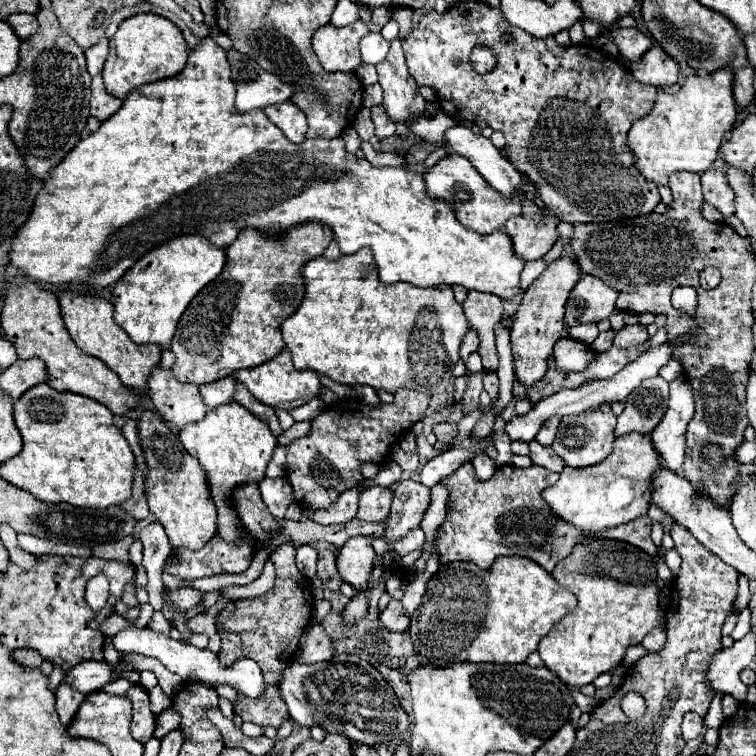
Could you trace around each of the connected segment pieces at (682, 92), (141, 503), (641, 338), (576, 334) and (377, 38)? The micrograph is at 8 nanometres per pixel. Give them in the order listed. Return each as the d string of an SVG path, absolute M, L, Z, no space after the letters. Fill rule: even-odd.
M720 68L714 74L688 76L676 94L660 90L652 112L638 120L628 132L628 144L636 156L636 166L648 182L666 186L668 176L676 170L704 172L714 164L722 138L732 130L736 120L732 84L734 72L730 68Z
M136 470L134 472L134 484L132 484L132 496L122 504L122 508L132 514L134 518L146 518L148 516L148 504L146 504L146 496L144 496L144 478L142 472Z
M634 324L634 326L624 326L620 332L616 332L614 336L614 346L618 348L638 348L648 340L648 332L646 326L642 324Z
M596 324L572 326L572 328L568 328L568 336L572 340L578 340L578 342L584 342L586 346L590 346L596 340L596 336L598 336L598 328L596 328Z
M368 32L366 38L360 40L360 52L362 52L362 60L366 64L378 64L388 54L388 42L382 38L382 34Z

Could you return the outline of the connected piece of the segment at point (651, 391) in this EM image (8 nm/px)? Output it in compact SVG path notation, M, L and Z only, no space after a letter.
M660 376L642 380L634 392L626 398L626 408L618 416L614 434L624 436L630 432L650 434L662 420L668 408L668 382Z

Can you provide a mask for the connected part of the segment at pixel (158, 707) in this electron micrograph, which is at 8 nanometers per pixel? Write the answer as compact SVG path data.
M154 686L154 688L150 688L148 690L148 694L150 694L150 710L154 712L154 714L160 714L160 712L164 712L166 708L170 708L170 700L164 696L164 692L162 692L162 688L160 686Z

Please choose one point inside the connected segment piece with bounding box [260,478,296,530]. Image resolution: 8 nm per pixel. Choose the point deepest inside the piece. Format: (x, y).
(277, 494)

